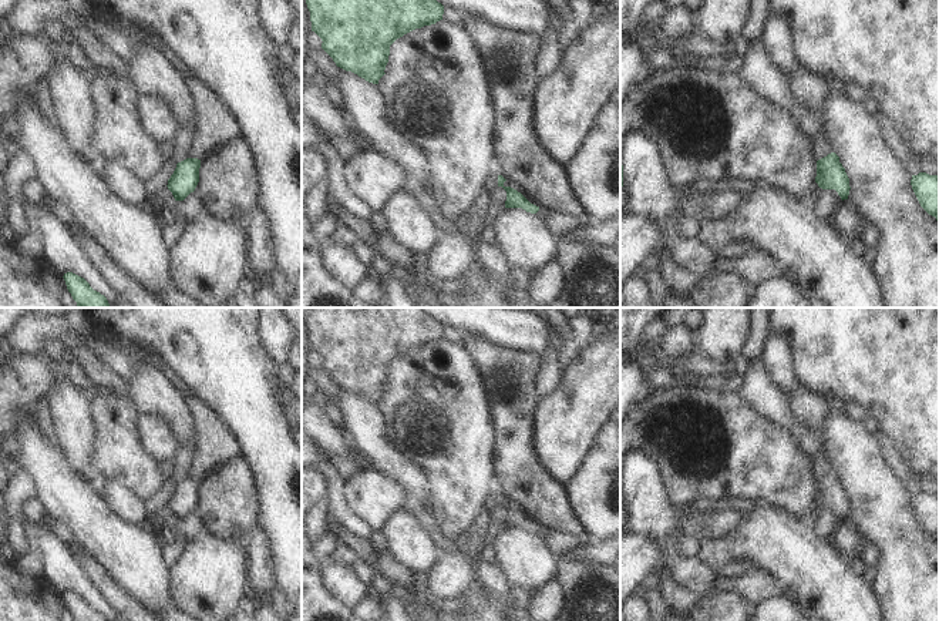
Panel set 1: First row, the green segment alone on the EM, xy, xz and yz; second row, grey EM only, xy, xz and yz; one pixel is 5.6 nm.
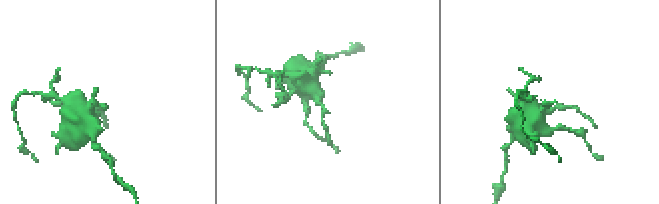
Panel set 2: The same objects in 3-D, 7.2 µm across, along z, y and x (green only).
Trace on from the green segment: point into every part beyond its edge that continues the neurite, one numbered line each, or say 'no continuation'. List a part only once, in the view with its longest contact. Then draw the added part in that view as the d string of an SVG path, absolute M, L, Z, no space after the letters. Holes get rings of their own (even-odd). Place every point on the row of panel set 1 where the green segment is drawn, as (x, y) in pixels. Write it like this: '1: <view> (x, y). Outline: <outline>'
no continuation

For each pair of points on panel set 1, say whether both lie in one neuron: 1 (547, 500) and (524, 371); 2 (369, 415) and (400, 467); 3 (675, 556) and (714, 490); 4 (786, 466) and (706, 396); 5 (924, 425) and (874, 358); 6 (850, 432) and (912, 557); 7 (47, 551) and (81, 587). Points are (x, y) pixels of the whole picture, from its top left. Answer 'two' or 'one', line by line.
1: one
2: one
3: two
4: one
5: one
6: one
7: one

